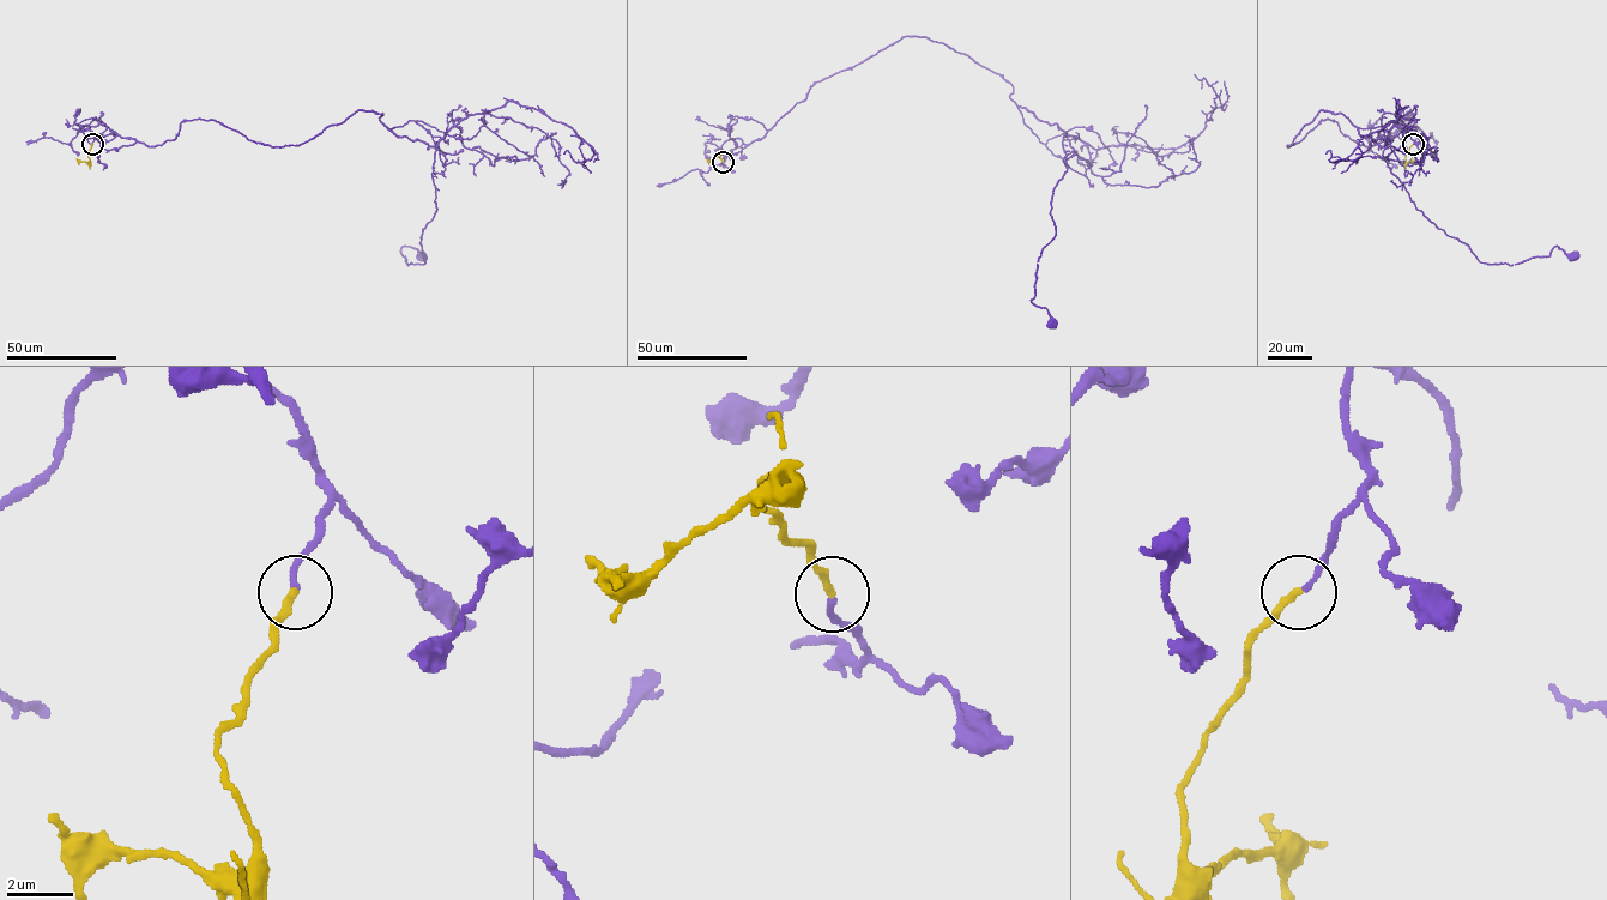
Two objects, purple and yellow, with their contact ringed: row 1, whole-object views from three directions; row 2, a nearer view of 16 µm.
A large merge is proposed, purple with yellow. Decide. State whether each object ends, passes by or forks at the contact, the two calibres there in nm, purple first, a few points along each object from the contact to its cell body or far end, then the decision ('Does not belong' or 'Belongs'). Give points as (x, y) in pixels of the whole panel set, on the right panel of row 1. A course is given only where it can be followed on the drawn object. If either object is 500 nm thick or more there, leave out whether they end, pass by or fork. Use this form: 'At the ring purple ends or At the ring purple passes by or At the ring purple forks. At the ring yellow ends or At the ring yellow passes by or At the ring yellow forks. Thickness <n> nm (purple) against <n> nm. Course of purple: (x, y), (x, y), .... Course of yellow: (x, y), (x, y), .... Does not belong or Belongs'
At the ring purple ends. At the ring yellow ends. Thickness 180 nm (purple) against 240 nm. Course of purple: (1413, 144), (1415, 126), (1365, 146), (1329, 119), (1287, 146), (1321, 110), (1342, 113), (1481, 263), (1574, 255). Course of yellow: (1413, 144), (1405, 157), (1407, 162), (1411, 158). Belongs

